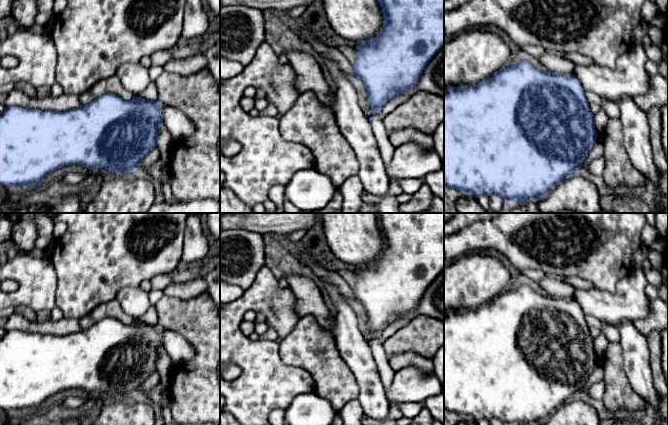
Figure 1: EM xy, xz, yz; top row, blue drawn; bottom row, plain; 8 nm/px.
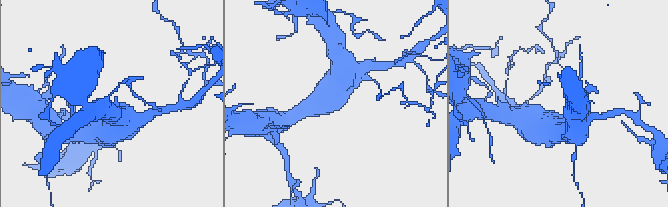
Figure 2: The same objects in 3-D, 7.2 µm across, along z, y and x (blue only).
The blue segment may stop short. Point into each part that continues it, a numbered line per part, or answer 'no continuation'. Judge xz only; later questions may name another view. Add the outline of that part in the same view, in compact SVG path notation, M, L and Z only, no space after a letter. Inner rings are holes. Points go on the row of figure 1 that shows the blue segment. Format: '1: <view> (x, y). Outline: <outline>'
1: xz (386, 148). Outline: M375 113L375 115L377 117L376 120L370 122L372 126L372 131L377 141L384 164L385 166L388 166L392 159L395 147L391 144L389 137L386 134L385 125L380 118L380 114Z

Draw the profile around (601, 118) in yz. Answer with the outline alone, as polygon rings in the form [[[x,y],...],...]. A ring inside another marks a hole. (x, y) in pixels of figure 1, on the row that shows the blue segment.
[[[600,109],[599,112],[594,116],[595,129],[597,132],[597,138],[602,138],[607,122],[610,118],[606,114],[604,109]]]

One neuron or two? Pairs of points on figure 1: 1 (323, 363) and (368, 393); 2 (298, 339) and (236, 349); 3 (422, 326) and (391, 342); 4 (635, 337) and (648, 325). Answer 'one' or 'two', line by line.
1: two
2: two
3: one
4: two

